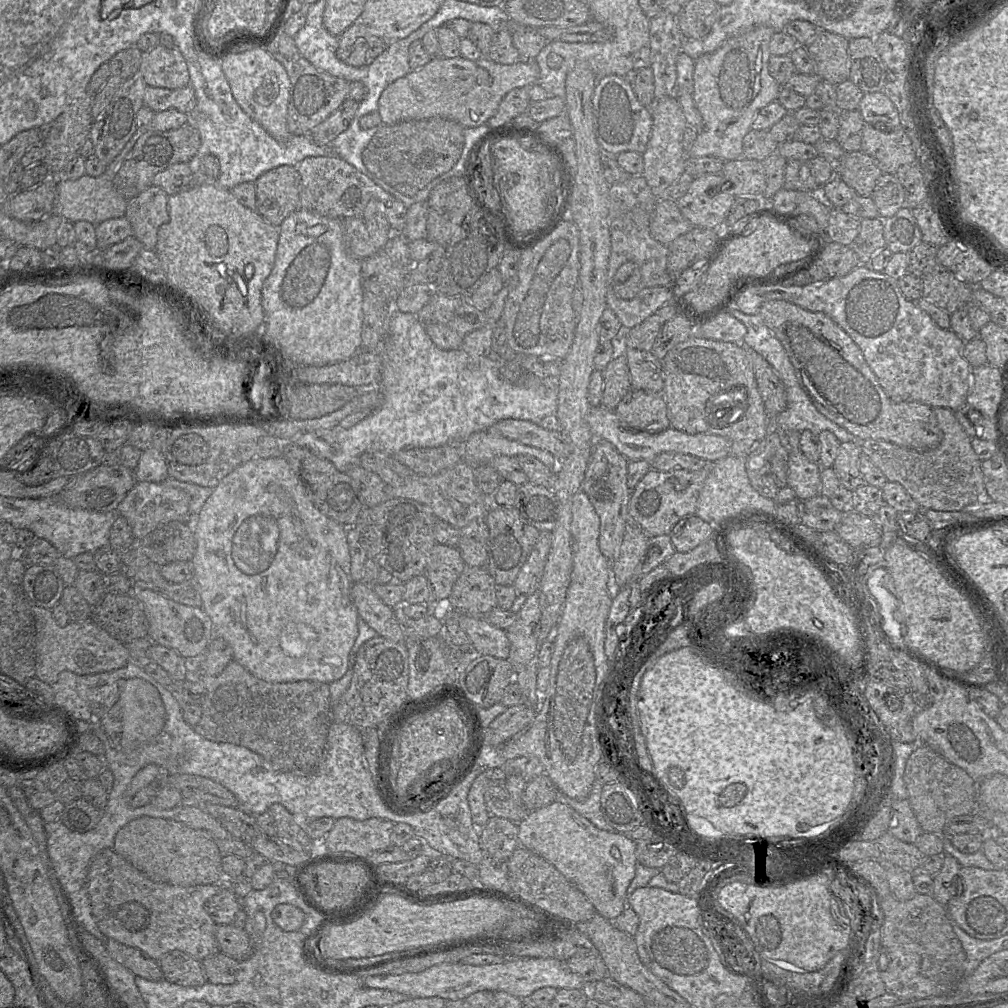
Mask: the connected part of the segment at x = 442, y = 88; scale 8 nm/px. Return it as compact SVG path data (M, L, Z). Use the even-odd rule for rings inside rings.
M462 56L431 59L384 89L378 101L378 113L382 124L388 126L441 117L463 127L478 127L496 114L500 102L510 90L537 84L539 76L540 69L535 61L520 60L505 65L487 57L478 60Z

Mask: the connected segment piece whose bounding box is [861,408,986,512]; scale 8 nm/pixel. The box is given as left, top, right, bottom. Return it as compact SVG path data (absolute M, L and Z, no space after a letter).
M933 408L943 439L938 447L928 451L907 449L883 440L861 442L862 454L882 471L889 482L899 483L922 510L962 511L965 506L985 497L985 476L982 460L972 448L972 438L965 432L948 408Z

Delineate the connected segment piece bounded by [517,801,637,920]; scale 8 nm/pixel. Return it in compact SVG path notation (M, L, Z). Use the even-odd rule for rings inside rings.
M562 802L530 811L518 824L520 846L551 863L589 900L597 914L616 919L626 908L626 892L635 876L636 842L617 831L597 828Z

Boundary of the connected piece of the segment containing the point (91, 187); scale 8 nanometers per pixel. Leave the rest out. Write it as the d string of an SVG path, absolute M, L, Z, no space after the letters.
M109 173L99 177L84 174L76 180L56 180L56 196L52 213L72 223L88 221L97 225L108 219L125 216L126 208L127 200L116 191Z

